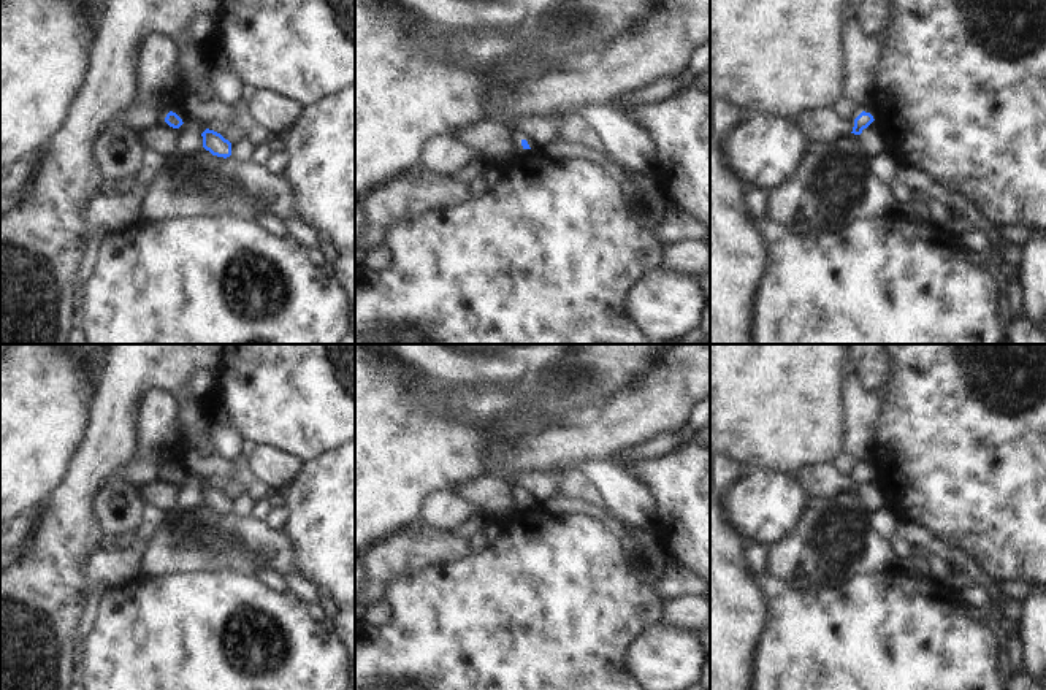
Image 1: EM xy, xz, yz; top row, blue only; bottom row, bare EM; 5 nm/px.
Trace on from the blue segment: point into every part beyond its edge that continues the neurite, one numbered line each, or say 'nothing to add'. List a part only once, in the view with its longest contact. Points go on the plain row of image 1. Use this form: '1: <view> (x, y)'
nothing to add

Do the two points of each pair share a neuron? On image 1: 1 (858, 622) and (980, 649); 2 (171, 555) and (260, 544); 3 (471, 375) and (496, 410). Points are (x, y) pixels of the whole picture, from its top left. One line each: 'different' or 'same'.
1: same
2: same
3: different

